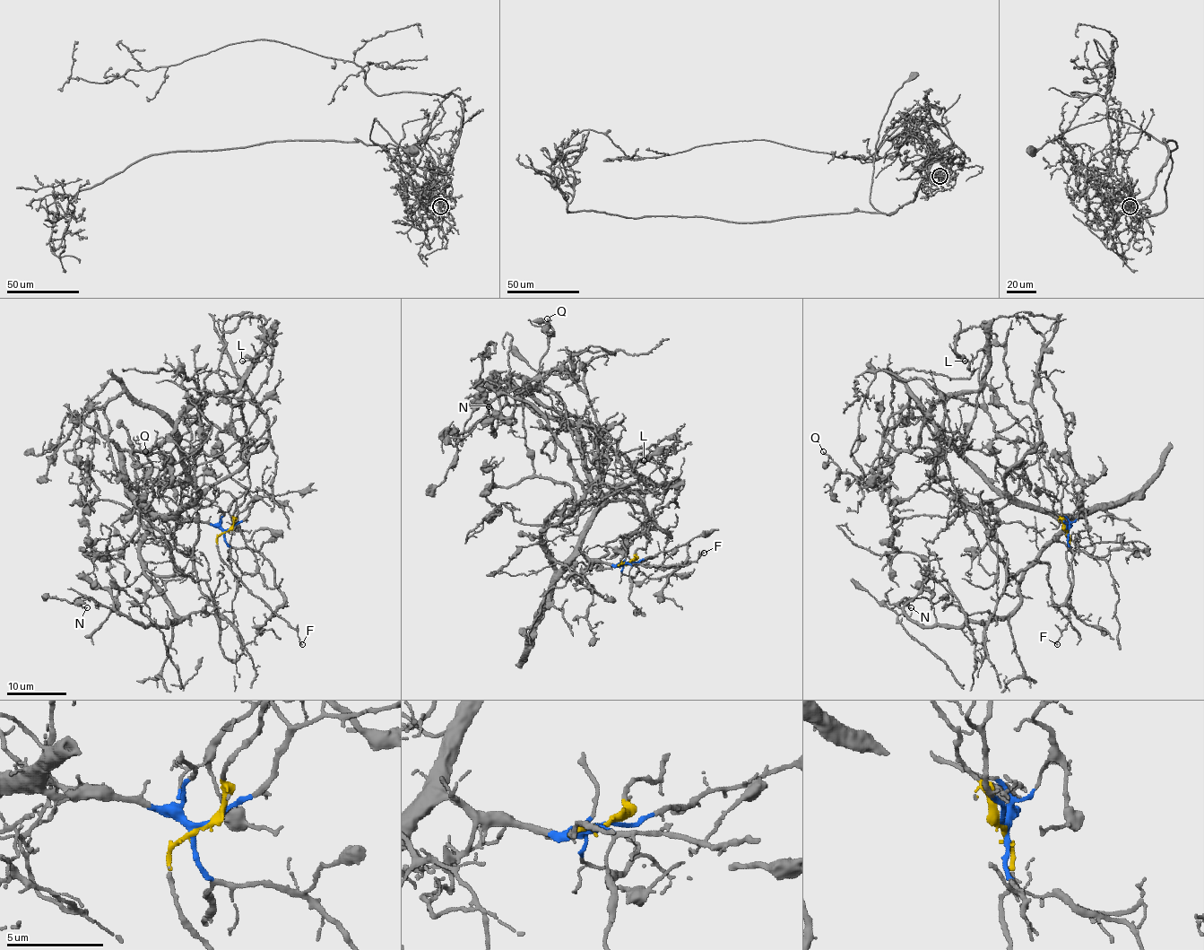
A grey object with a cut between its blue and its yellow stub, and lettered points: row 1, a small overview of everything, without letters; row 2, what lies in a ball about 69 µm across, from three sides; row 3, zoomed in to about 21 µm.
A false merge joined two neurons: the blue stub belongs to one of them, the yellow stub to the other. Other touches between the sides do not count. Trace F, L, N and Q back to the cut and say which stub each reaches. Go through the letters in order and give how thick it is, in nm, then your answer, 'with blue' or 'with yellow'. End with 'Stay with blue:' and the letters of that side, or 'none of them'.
F: 150 nm | with yellow
L: 100 nm | with yellow
N: 100 nm | with blue
Q: 120 nm | with blue
Stay with blue: N, Q

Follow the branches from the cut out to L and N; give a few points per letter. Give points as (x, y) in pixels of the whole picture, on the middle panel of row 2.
L: (628, 562), (652, 538), (647, 533), (643, 494), (645, 481), (661, 483), (667, 470), (643, 459)
N: (628, 562), (573, 554), (557, 568), (543, 524), (568, 515), (584, 486), (529, 404), (499, 395), (489, 406)

